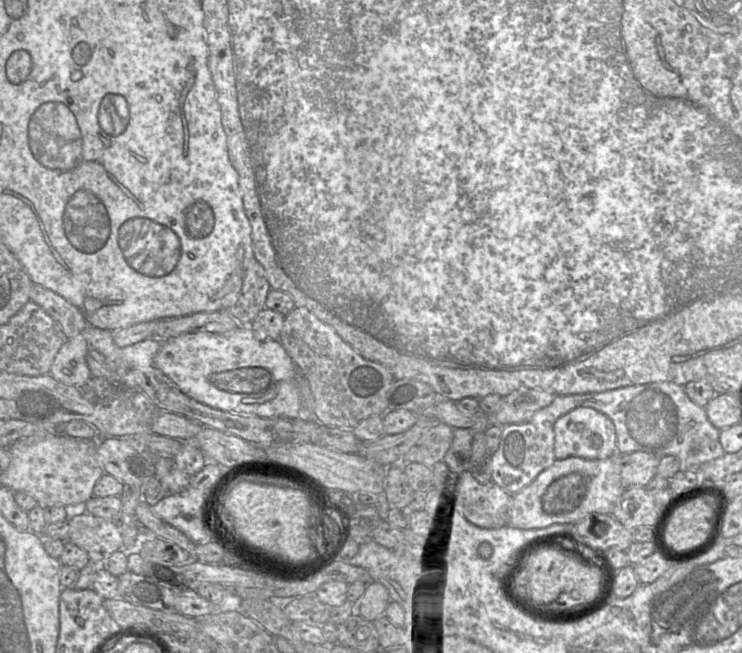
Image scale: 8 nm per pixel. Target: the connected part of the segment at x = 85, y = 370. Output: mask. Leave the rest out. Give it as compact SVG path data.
M81 335L68 339L57 353L49 375L66 385L82 385L93 377L86 359L89 350Z

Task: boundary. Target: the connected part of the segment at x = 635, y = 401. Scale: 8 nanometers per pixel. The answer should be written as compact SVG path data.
M654 382L632 385L596 393L579 393L557 395L564 396L565 403L583 405L593 408L606 415L614 424L616 433L617 454L624 455L636 451L647 451L658 458L674 456L681 463L682 469L699 469L711 460L725 454L719 441L720 430L709 421L705 408L701 407L687 396L684 386L673 382Z

